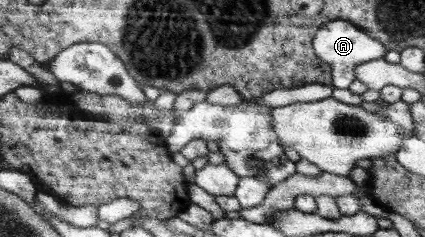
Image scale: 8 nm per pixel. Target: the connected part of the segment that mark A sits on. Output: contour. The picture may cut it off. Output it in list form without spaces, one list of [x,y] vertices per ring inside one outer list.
[[[335,19],[325,23],[317,31],[312,47],[316,56],[331,66],[332,86],[335,89],[347,89],[355,81],[354,69],[356,65],[372,59],[381,59],[388,52],[388,49],[377,39],[371,38],[365,31],[343,19]]]

